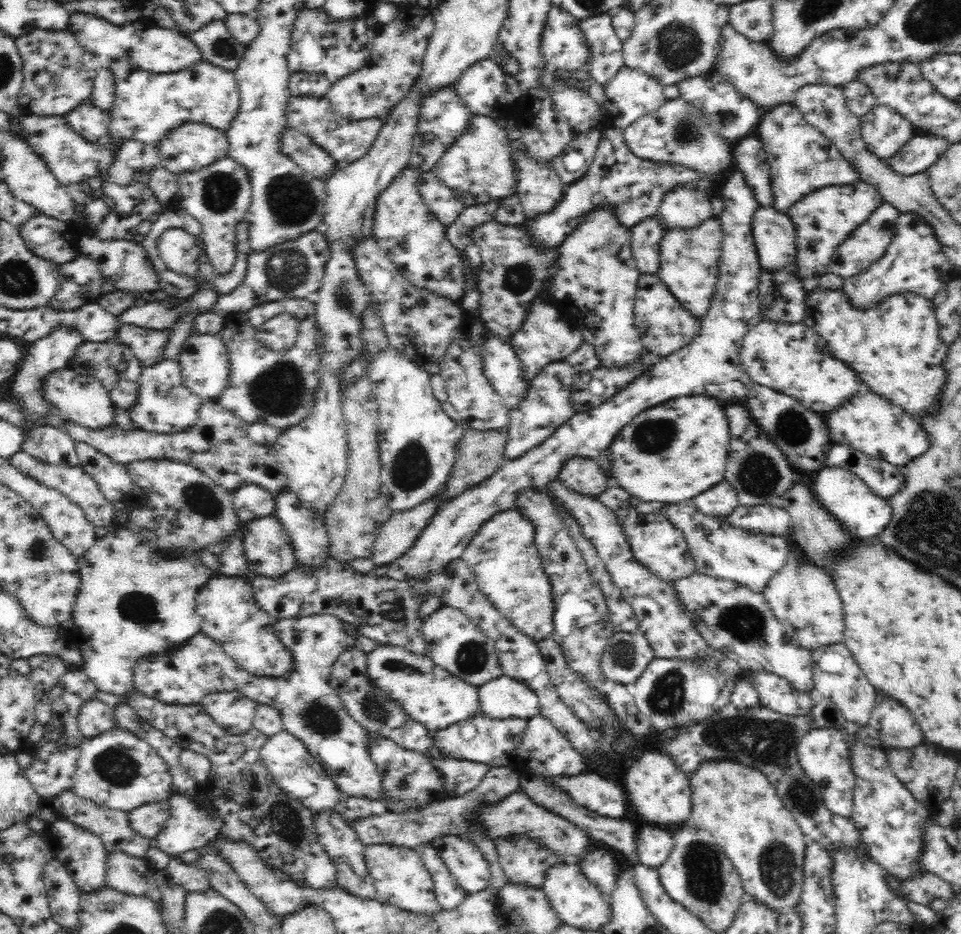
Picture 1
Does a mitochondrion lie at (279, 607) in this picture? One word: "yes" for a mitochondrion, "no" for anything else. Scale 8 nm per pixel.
no

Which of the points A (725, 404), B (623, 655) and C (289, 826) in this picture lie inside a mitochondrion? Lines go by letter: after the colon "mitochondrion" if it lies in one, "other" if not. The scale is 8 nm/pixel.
A: other
B: mitochondrion
C: mitochondrion

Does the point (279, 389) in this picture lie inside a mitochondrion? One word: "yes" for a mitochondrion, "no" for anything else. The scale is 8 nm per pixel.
yes

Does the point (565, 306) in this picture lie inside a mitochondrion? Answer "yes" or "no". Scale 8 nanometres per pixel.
no

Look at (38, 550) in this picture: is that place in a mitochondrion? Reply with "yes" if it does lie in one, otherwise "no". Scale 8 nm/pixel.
yes

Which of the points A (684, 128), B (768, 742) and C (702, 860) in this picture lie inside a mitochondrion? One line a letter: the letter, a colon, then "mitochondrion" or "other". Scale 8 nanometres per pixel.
A: mitochondrion
B: mitochondrion
C: mitochondrion

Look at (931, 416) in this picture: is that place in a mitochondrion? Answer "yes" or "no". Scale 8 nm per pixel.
no

